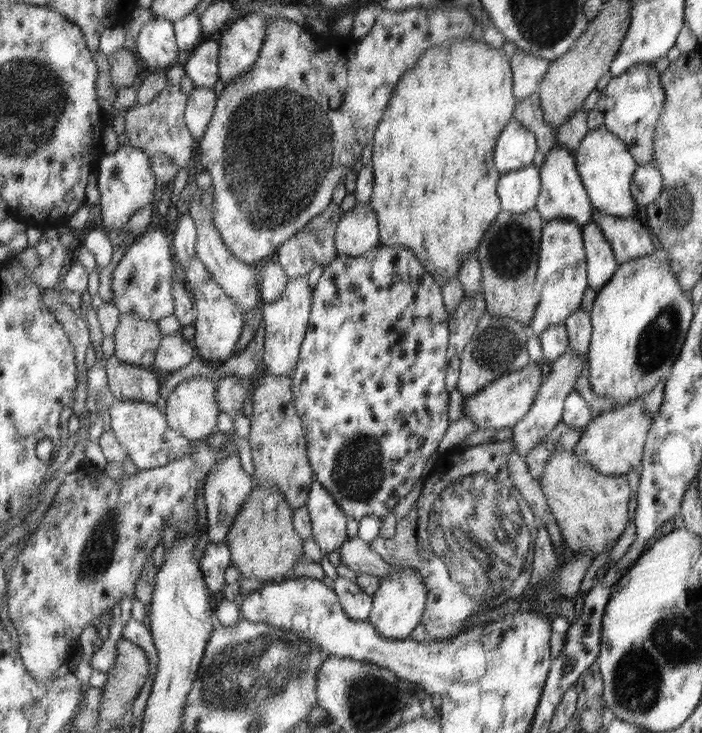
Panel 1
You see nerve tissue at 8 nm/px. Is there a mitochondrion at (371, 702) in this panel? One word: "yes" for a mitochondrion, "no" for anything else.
yes

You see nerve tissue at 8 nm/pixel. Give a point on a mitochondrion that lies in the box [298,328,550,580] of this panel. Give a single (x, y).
(359, 484)

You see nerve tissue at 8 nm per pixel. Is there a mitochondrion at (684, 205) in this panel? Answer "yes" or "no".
yes

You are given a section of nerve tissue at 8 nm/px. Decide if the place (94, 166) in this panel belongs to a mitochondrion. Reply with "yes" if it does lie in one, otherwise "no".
no

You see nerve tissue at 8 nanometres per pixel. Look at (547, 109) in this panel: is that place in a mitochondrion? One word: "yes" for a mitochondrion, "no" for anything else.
no

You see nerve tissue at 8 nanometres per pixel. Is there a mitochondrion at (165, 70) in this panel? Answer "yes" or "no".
no

